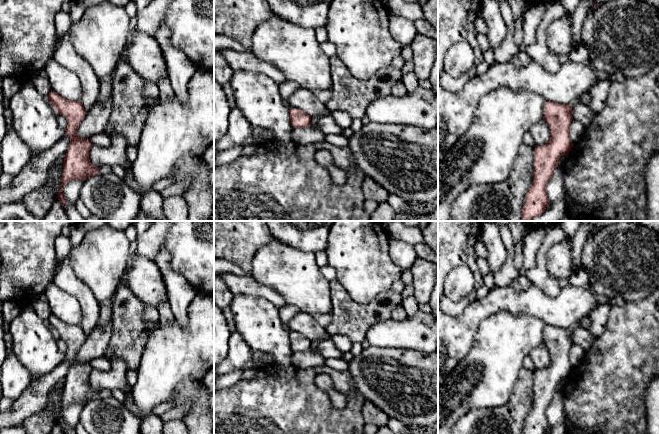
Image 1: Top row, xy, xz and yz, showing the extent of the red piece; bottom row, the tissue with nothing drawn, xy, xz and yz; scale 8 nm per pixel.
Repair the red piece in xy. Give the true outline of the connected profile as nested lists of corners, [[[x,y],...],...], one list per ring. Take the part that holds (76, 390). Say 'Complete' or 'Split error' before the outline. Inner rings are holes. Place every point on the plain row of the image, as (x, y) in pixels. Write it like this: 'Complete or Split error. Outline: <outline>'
Complete. Outline: [[[54,315],[48,318],[47,324],[56,336],[67,344],[65,358],[70,363],[70,369],[64,379],[63,397],[57,420],[65,433],[67,428],[63,420],[63,410],[71,404],[86,405],[89,401],[98,399],[99,392],[93,390],[89,383],[92,366],[76,359],[77,353],[87,337],[81,326],[67,324]]]

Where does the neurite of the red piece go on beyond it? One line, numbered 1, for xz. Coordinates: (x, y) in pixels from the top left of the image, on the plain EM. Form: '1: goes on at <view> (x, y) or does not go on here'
1: does not go on here

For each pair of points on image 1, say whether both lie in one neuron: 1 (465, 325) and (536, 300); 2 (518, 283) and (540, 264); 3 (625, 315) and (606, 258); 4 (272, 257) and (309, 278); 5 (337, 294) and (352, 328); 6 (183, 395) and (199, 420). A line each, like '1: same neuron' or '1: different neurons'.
1: same neuron
2: different neurons
3: different neurons
4: same neuron
5: same neuron
6: same neuron

